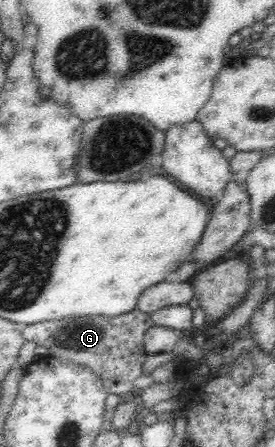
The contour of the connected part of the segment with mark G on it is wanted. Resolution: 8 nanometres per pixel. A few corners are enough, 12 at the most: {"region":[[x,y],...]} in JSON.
{"region":[[151,315],[19,326],[25,341],[128,396],[144,373]]}

